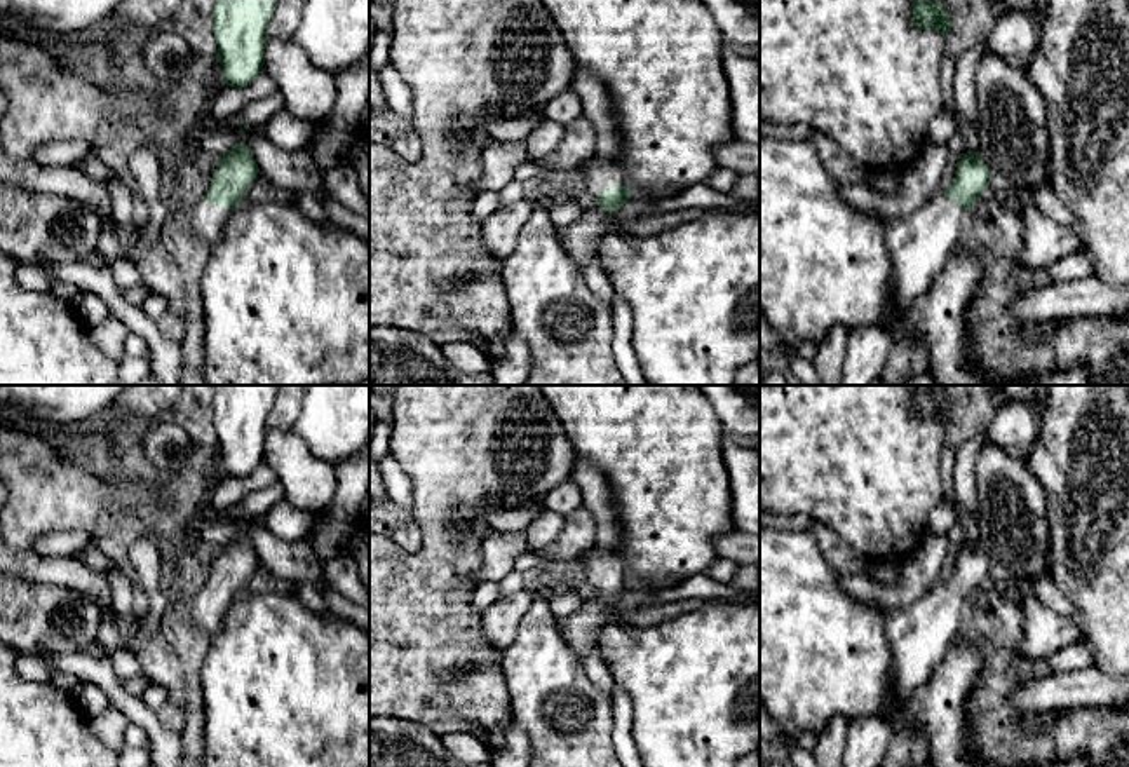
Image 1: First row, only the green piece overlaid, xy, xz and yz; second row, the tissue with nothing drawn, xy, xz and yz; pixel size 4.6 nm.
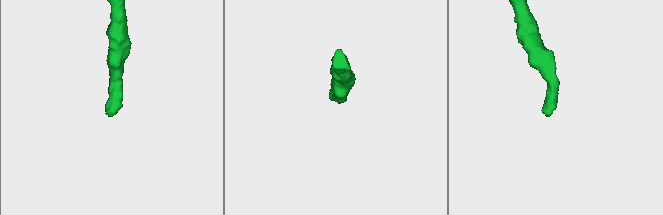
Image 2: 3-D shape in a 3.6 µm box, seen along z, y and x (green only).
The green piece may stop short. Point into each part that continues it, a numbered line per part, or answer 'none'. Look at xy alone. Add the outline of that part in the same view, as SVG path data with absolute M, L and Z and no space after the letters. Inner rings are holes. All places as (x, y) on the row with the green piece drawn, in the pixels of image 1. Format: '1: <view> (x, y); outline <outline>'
1: xy (208, 222); outline M206 200L199 202L192 209L188 225L192 239L213 249L223 235L230 211L232 209L221 209L220 206L209 204Z

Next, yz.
1: yz (920, 244); outline M937 192L906 218L889 220L885 241L892 258L892 291L906 310L925 295L960 237L963 209Z

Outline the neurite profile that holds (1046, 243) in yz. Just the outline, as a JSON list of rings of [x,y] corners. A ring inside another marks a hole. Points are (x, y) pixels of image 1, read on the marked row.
[[[1016,199],[1005,200],[1005,206],[1024,221],[1024,239],[1016,261],[1019,267],[1044,270],[1066,256],[1082,253],[1084,242],[1070,227]]]

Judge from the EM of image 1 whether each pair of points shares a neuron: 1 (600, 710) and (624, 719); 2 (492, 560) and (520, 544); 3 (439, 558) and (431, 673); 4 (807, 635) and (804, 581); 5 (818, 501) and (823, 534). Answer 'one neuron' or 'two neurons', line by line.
1: two neurons
2: one neuron
3: one neuron
4: one neuron
5: two neurons

